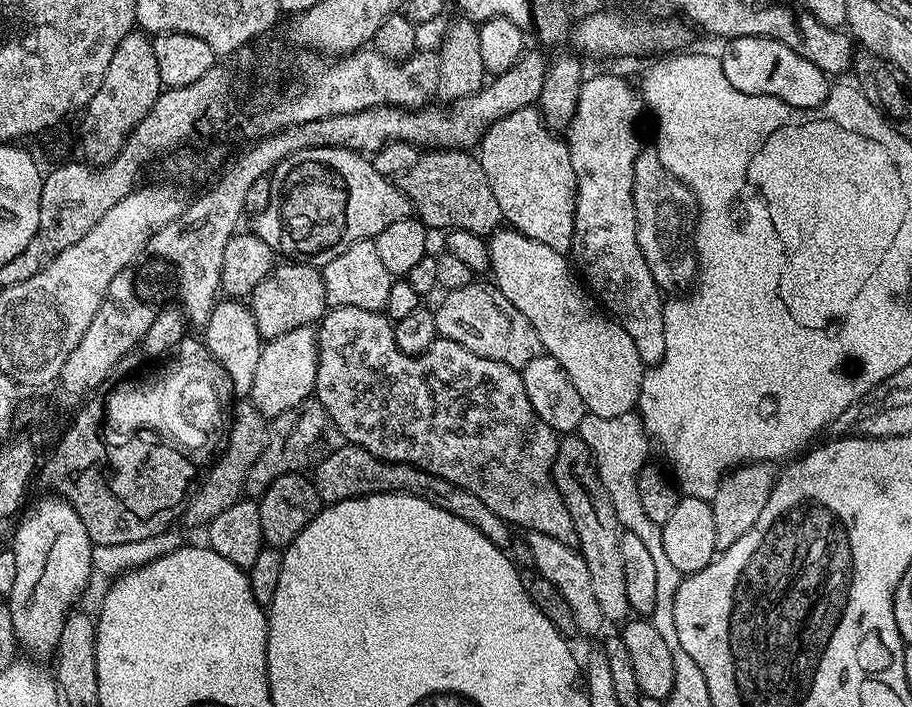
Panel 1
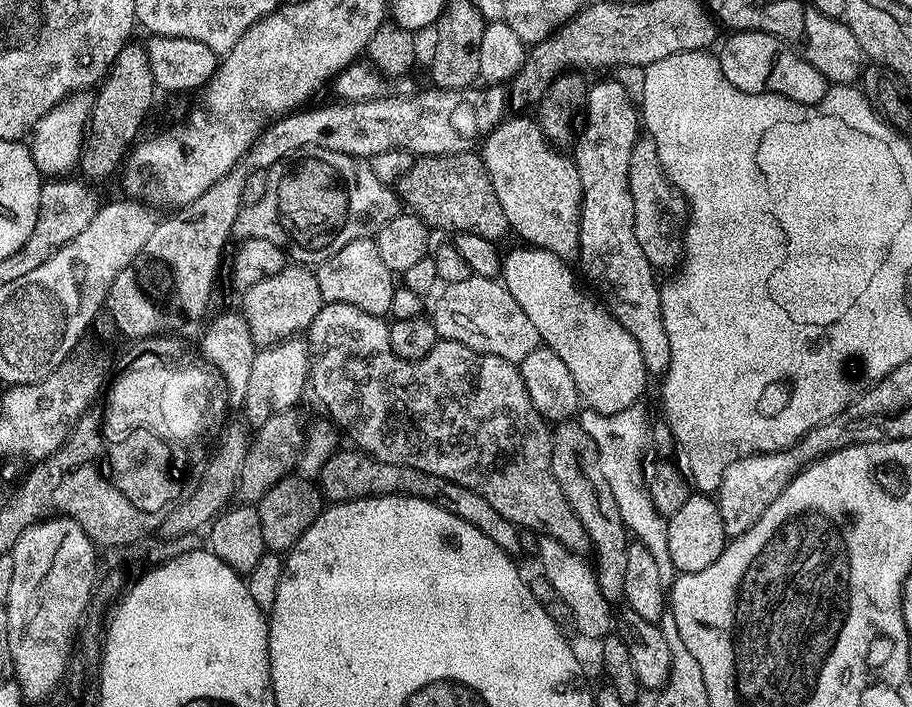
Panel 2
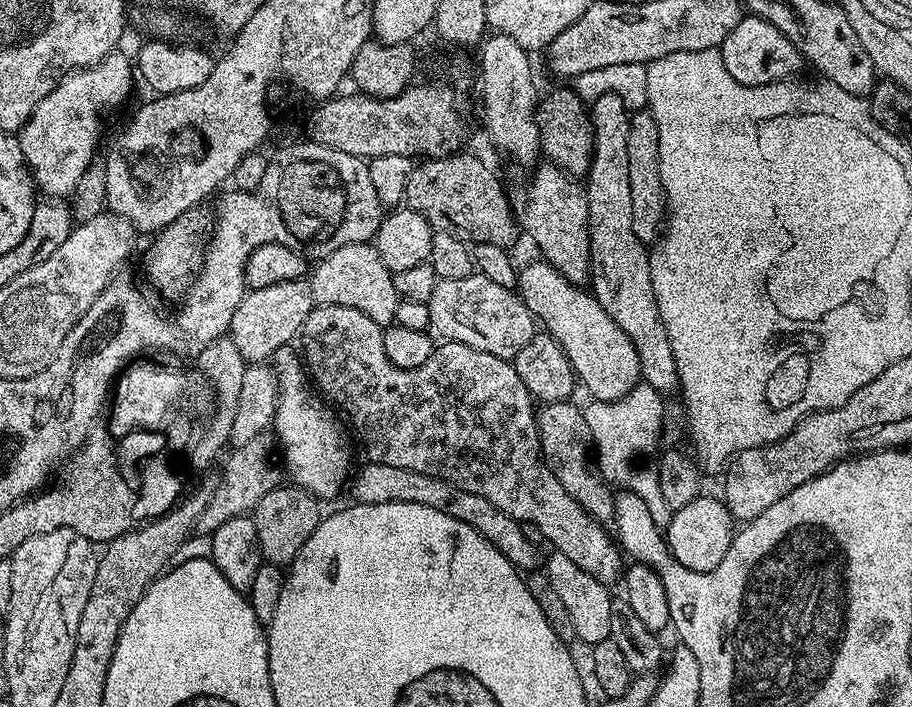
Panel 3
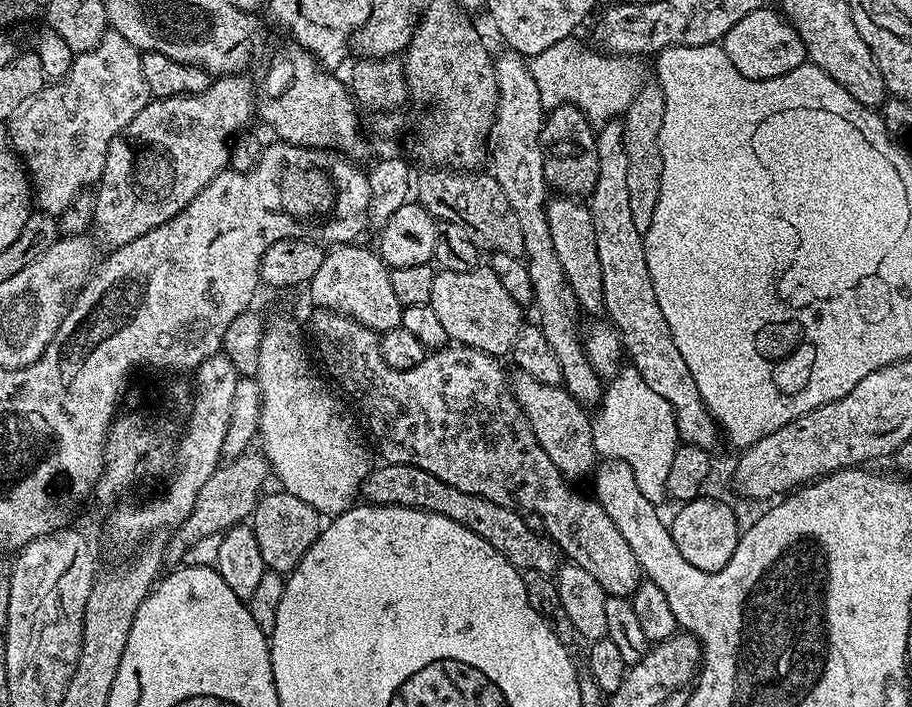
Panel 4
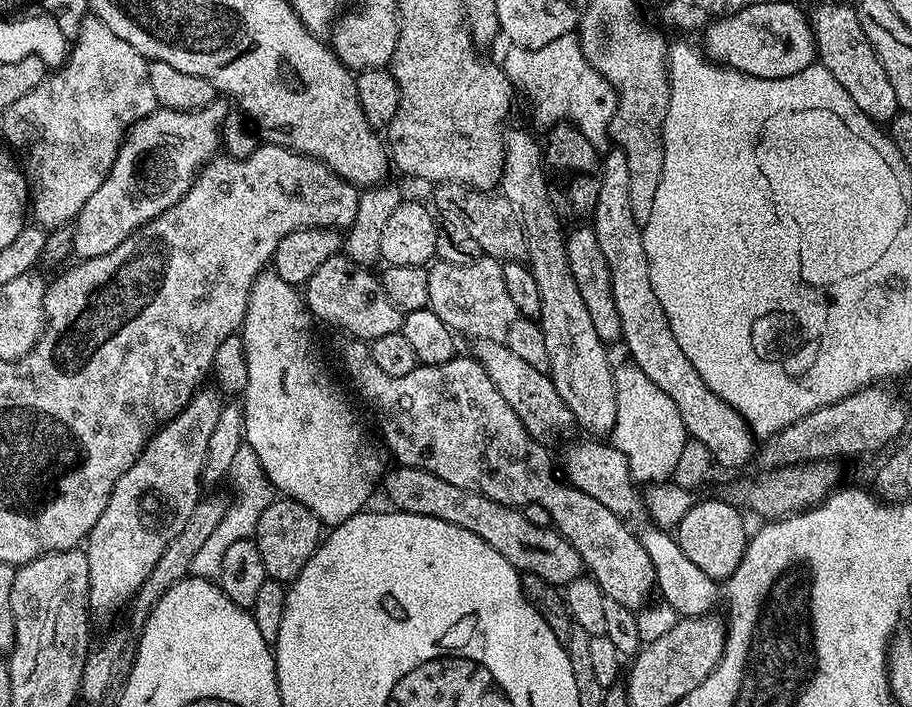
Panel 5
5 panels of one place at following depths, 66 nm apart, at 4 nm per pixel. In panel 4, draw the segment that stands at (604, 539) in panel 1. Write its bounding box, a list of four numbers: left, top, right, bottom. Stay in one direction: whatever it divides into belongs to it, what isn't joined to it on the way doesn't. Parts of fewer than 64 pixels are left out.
[510,370,598,482]

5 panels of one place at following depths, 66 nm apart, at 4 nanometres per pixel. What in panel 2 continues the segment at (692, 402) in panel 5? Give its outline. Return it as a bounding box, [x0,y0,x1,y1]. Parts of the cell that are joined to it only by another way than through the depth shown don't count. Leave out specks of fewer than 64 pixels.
[574,78,670,373]

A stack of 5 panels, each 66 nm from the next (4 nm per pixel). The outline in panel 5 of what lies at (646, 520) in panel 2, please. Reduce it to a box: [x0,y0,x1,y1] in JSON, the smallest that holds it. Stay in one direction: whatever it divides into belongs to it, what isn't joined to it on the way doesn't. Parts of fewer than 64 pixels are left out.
[610,362,690,481]

